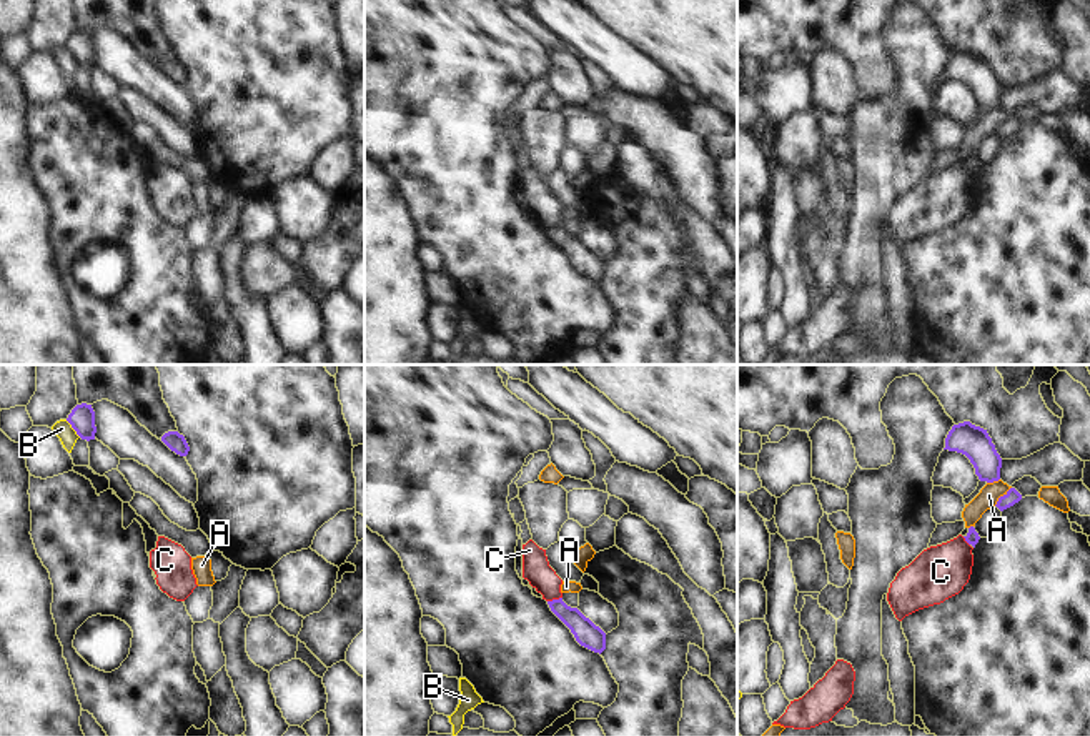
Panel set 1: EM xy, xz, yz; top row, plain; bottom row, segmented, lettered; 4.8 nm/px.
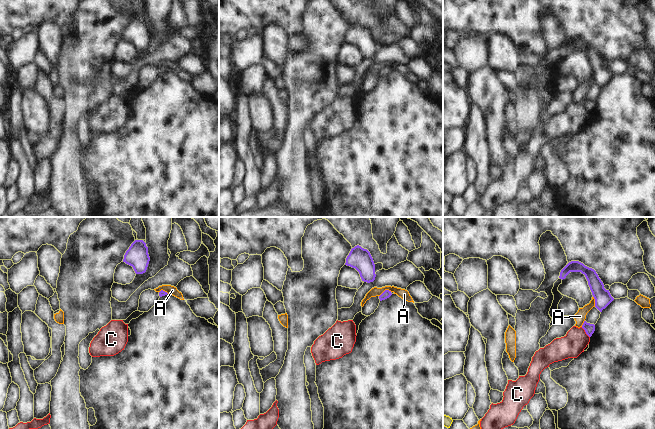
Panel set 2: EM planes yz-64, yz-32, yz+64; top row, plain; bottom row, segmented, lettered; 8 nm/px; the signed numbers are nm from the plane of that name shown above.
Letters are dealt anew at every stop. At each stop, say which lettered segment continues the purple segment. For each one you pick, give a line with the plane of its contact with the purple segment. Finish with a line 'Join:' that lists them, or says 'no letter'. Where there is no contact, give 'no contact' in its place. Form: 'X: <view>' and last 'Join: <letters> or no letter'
Join: no letter

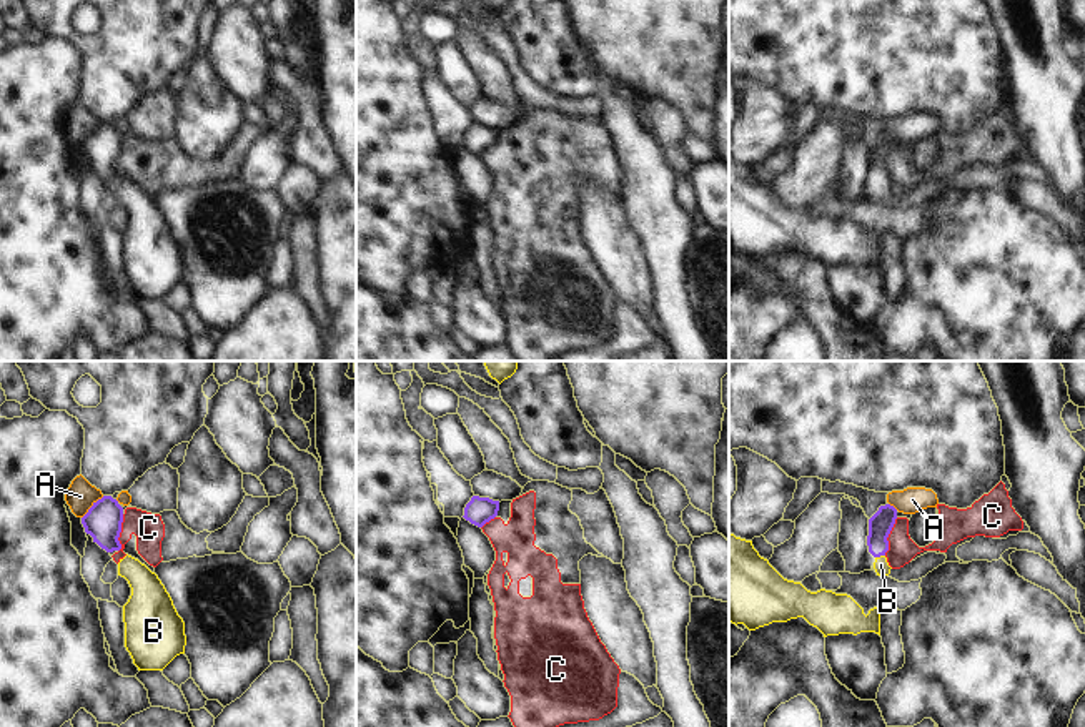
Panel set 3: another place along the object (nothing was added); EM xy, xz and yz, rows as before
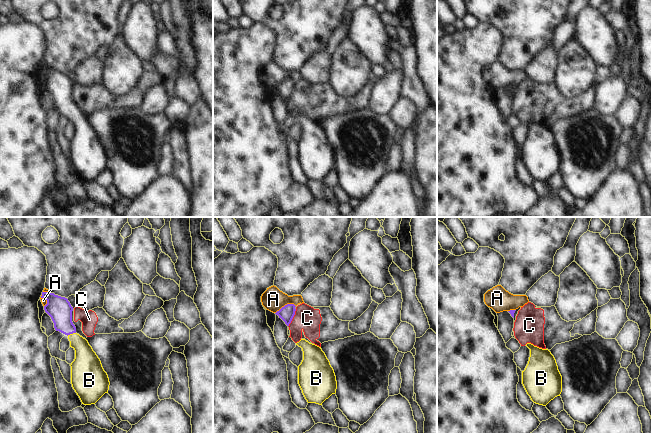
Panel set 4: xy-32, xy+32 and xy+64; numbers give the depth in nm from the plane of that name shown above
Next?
B: yz
Join: B

